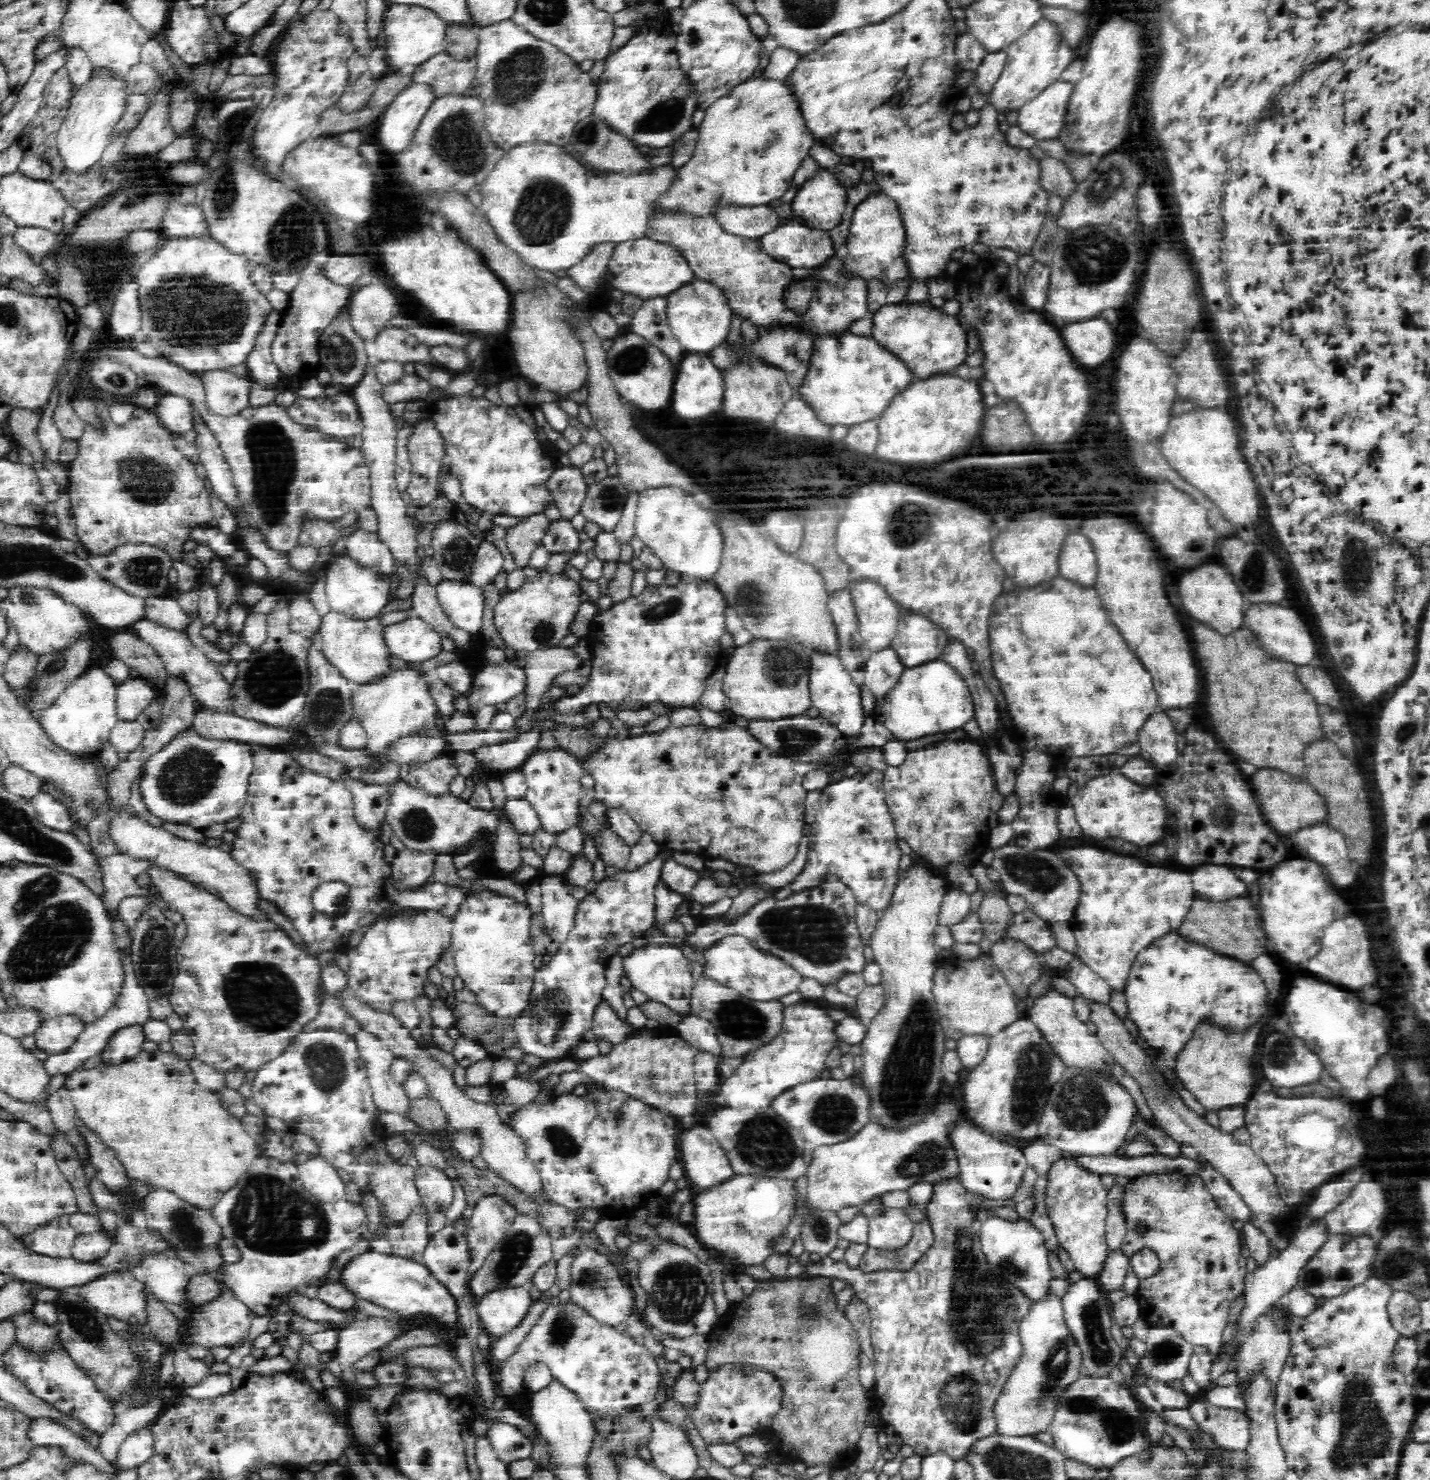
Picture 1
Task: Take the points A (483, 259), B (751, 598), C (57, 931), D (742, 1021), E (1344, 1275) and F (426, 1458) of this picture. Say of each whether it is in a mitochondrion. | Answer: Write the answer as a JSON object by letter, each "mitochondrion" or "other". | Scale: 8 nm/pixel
{"A":"other","B":"mitochondrion","C":"mitochondrion","D":"mitochondrion","E":"mitochondrion","F":"mitochondrion"}

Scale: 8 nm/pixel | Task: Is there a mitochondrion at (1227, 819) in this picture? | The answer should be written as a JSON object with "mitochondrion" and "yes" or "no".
{"mitochondrion":"no"}

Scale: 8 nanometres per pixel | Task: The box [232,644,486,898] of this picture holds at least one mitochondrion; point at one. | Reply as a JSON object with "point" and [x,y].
{"point":[327,709]}

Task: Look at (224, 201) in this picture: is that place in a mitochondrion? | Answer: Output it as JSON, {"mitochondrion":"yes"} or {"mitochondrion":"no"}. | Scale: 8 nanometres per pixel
{"mitochondrion":"yes"}

